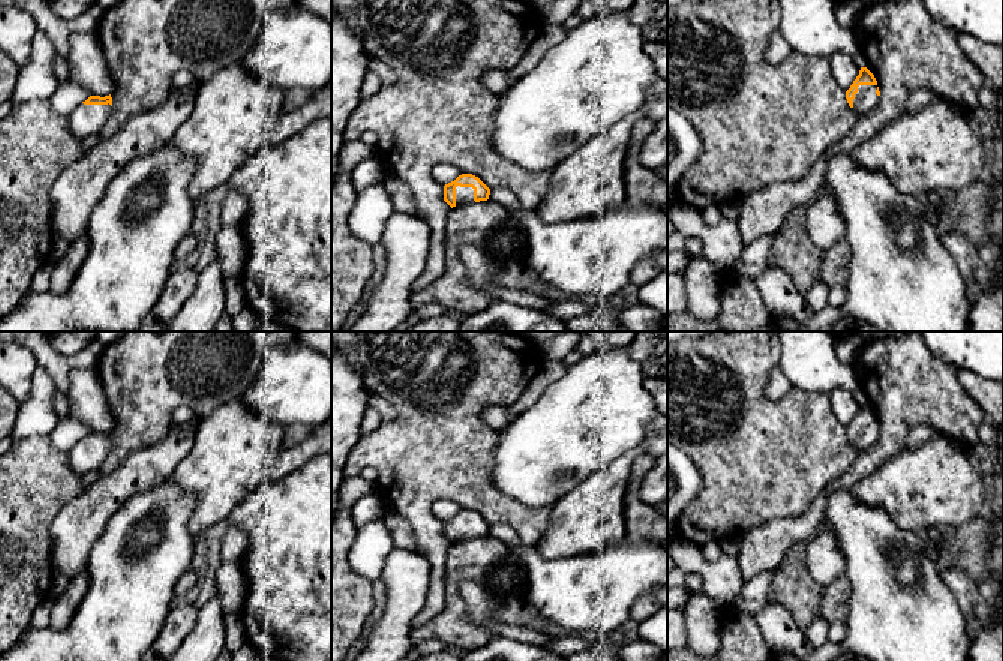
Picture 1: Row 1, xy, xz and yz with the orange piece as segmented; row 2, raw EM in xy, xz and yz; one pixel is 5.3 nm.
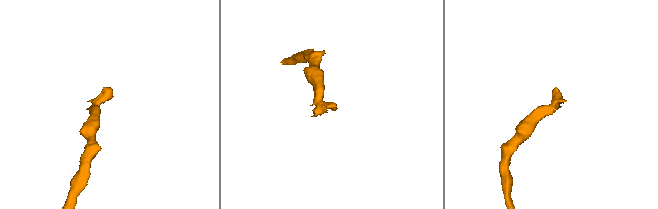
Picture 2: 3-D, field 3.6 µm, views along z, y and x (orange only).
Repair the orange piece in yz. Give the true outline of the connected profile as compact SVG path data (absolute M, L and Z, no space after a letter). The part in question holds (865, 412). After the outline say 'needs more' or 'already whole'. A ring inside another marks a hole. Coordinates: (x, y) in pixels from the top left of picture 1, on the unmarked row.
M861 403L859 411L846 427L849 442L855 445L858 453L867 451L877 444L879 432L874 411L867 403Z | needs more

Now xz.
M462 510L444 522L444 537L453 544L469 538L487 537L490 525L475 511Z | needs more

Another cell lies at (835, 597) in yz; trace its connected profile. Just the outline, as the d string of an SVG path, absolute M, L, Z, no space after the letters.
M841 574L832 583L825 586L820 616L823 616L829 624L846 621L849 594L850 583L846 574Z

